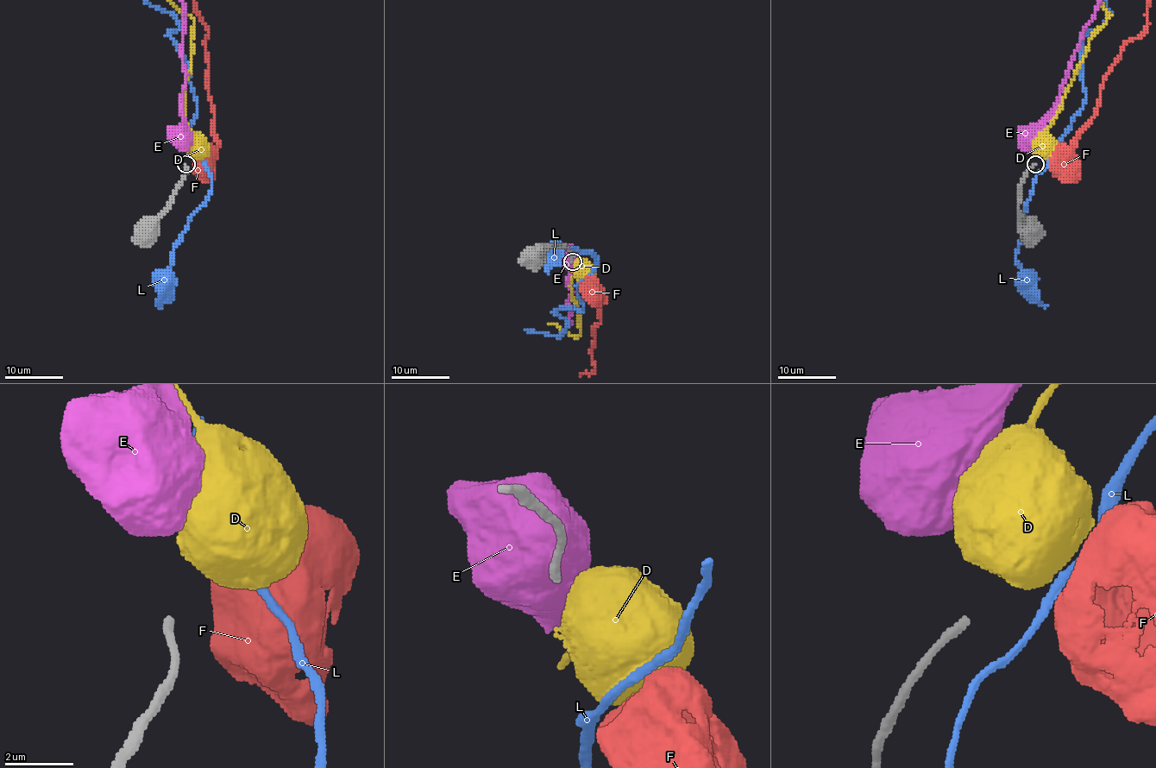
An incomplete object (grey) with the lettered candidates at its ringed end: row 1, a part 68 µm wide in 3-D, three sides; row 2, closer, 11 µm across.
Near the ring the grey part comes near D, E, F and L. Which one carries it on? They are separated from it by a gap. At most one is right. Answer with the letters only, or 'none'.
none

